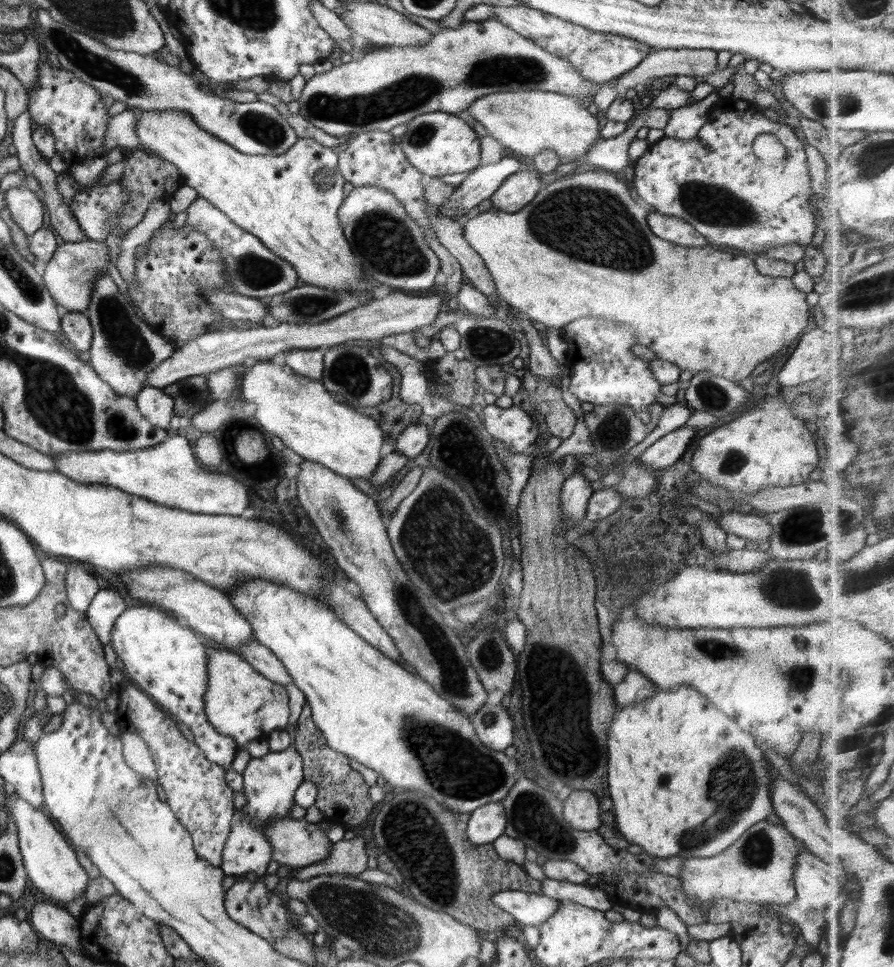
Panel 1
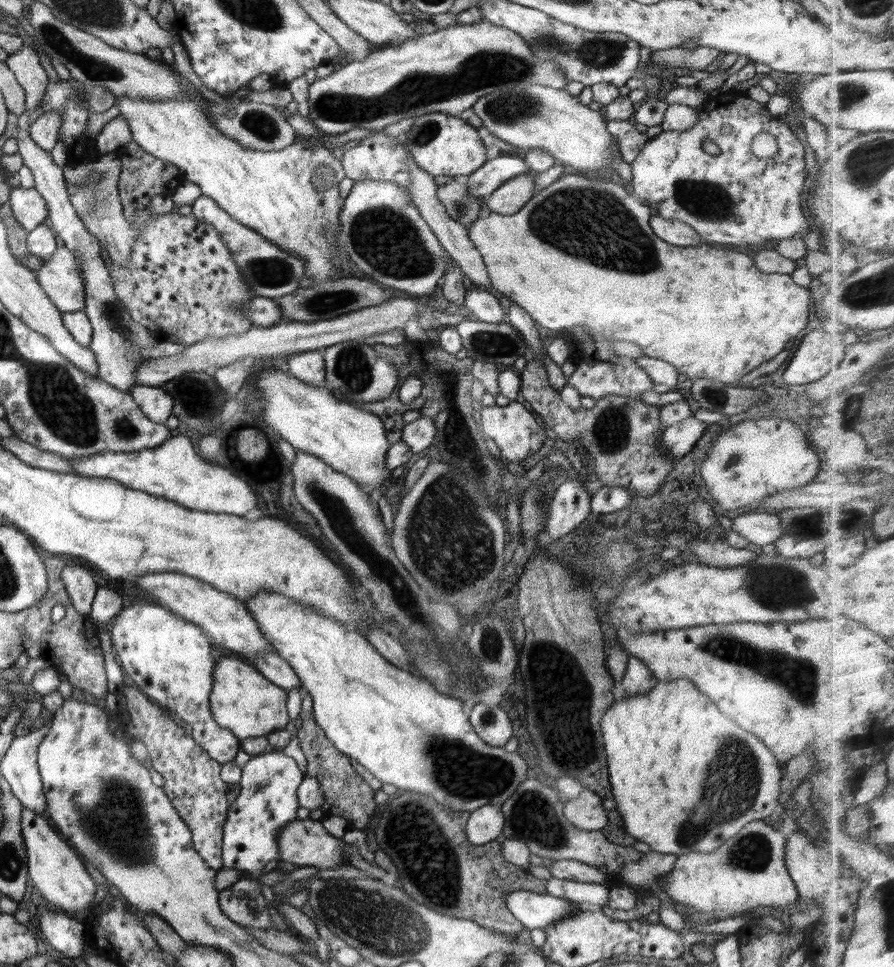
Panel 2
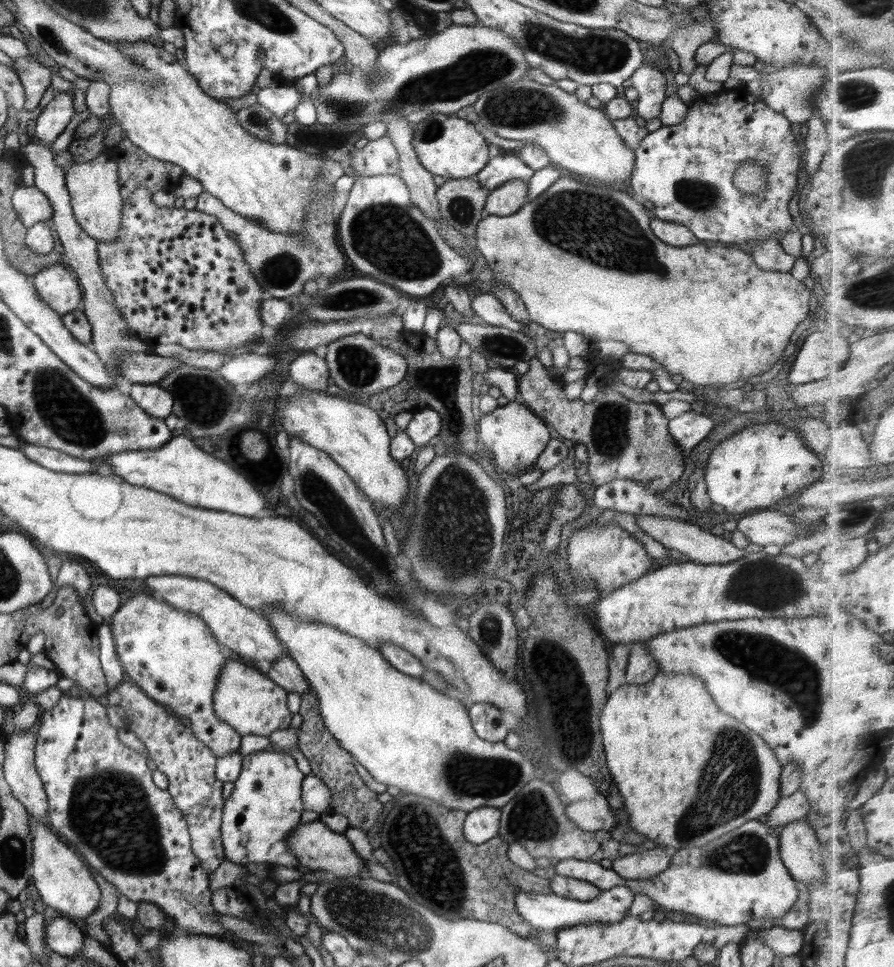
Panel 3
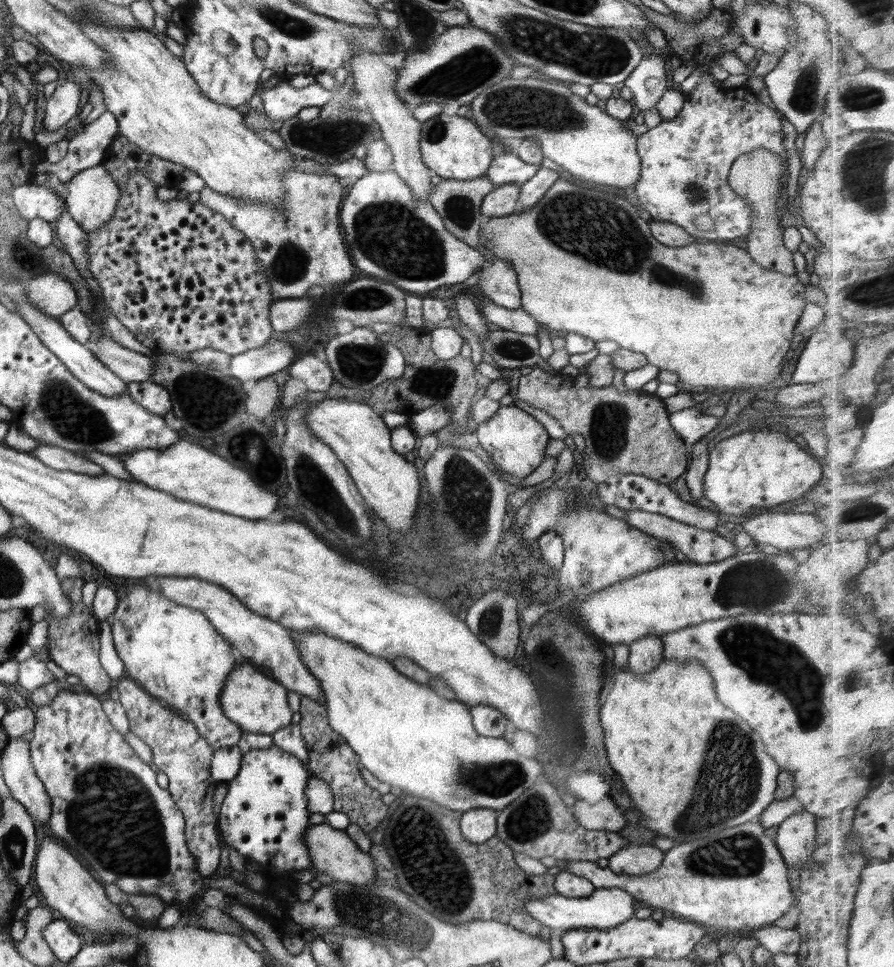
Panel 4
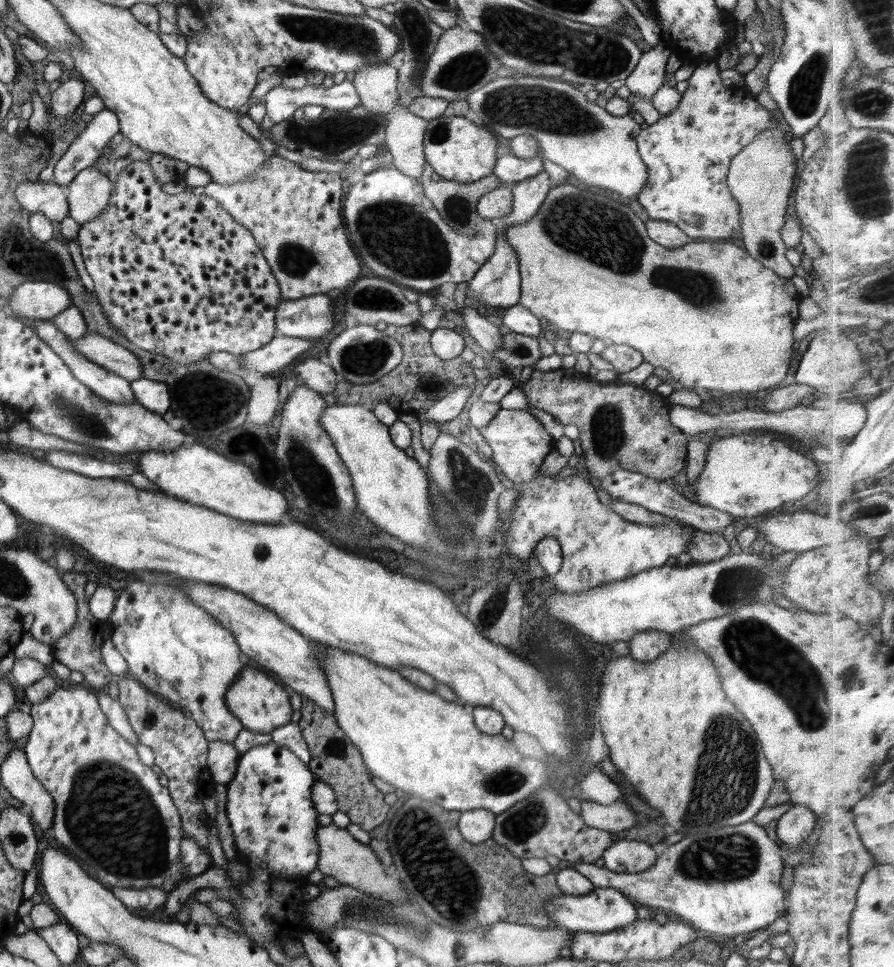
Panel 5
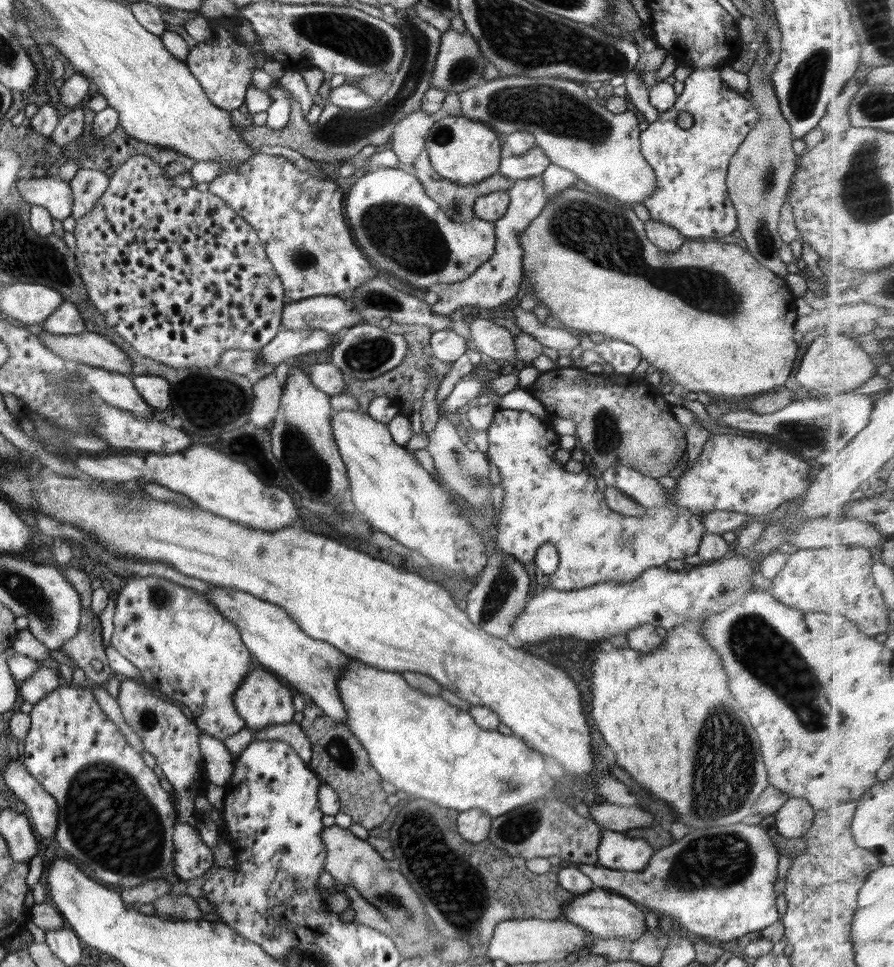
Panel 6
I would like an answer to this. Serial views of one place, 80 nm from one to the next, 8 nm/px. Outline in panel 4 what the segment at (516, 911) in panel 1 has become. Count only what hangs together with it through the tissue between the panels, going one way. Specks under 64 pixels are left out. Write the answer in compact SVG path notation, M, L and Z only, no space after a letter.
M595 888L590 896L582 898L558 894L538 896L538 900L526 902L526 910L555 933L577 928L608 930L635 916L634 898L621 888Z

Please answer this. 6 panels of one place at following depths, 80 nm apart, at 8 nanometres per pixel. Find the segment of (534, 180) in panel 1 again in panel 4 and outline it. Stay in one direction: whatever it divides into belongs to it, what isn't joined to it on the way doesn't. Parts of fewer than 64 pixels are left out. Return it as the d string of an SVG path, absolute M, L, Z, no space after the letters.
M514 183L501 185L490 191L480 205L480 214L490 218L504 218L518 210L520 187Z

